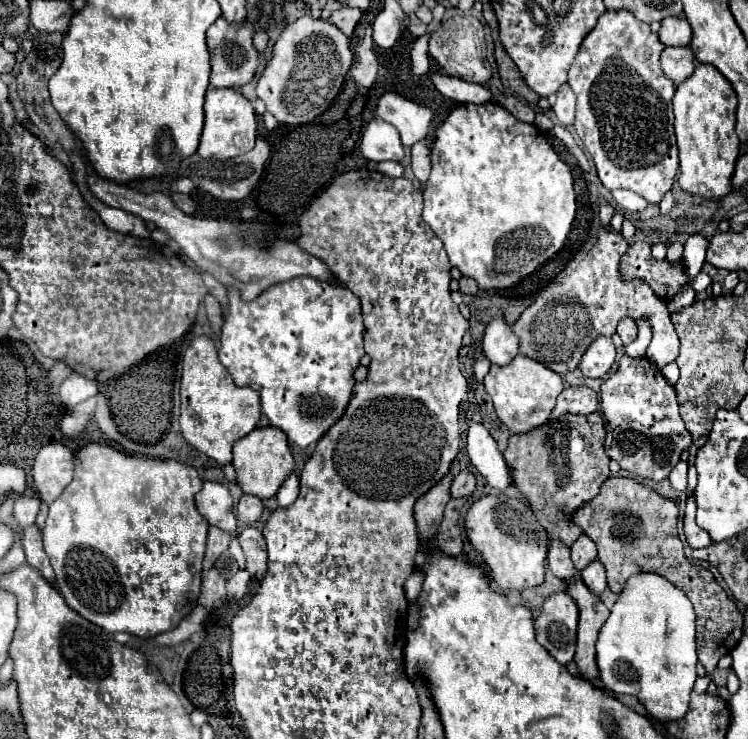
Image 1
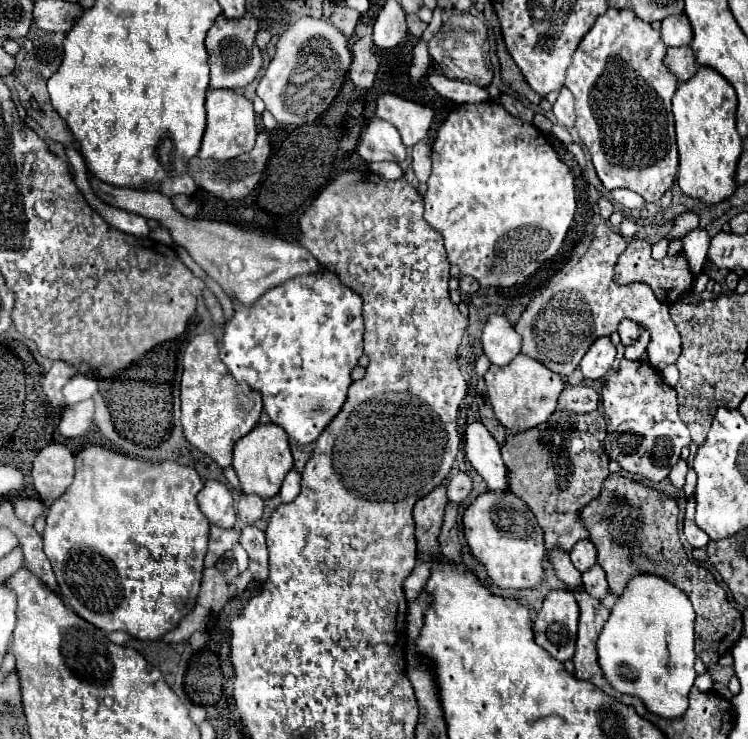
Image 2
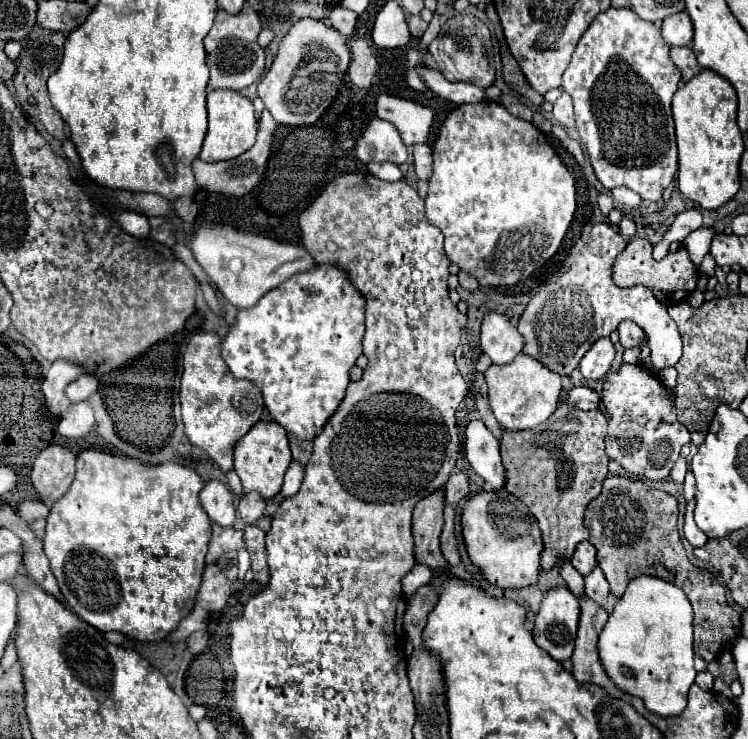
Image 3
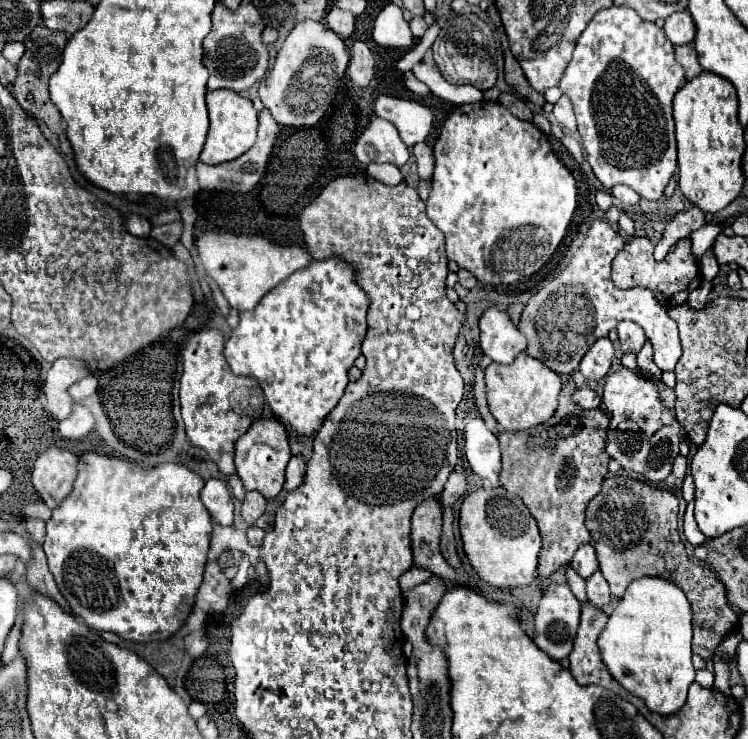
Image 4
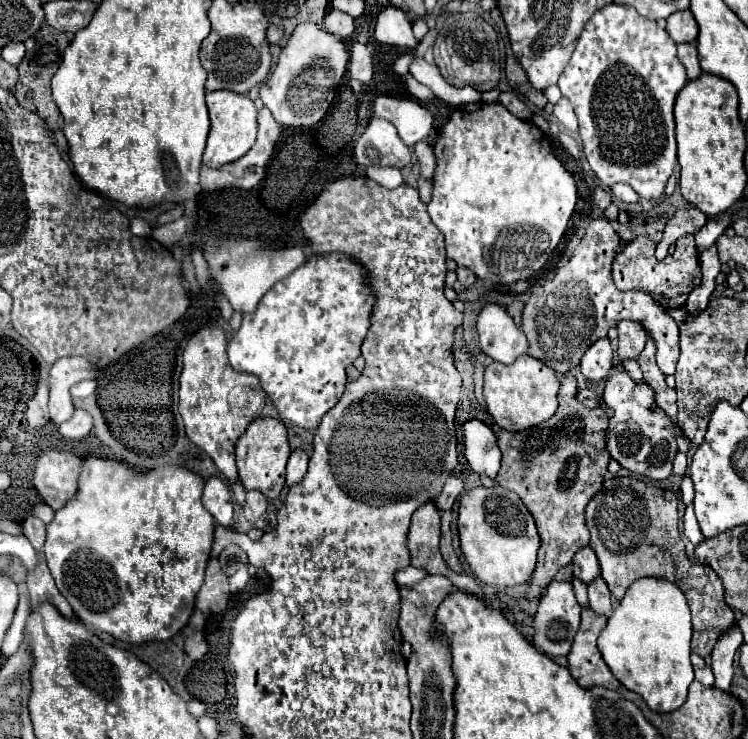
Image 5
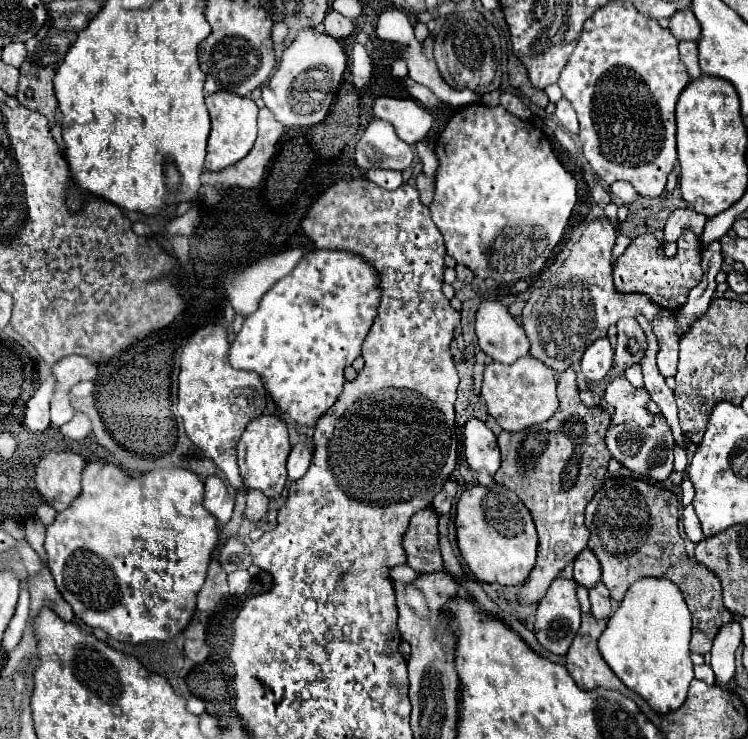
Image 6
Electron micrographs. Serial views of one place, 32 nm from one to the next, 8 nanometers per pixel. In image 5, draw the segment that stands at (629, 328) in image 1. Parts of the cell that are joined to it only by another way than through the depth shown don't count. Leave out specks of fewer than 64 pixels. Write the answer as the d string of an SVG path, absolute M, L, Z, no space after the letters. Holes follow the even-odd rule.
M620 320L618 328L618 358L638 358L646 344L646 332L640 324L632 320Z

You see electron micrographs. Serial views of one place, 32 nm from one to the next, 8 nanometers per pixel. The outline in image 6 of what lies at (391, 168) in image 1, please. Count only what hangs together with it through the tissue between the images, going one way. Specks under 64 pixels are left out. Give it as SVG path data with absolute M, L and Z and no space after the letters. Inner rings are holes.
M370 168L366 172L366 178L372 180L374 184L386 188L386 190L396 190L404 182L400 172L396 172L396 170L382 170L382 168Z

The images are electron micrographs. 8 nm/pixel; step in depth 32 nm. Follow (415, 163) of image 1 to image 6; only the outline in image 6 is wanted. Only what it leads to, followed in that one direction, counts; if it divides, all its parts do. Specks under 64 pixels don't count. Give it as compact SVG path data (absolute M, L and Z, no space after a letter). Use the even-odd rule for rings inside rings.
M418 142L416 144L416 154L420 156L420 162L422 162L422 174L424 176L434 176L436 168L438 168L438 158L436 158L434 150L426 142Z

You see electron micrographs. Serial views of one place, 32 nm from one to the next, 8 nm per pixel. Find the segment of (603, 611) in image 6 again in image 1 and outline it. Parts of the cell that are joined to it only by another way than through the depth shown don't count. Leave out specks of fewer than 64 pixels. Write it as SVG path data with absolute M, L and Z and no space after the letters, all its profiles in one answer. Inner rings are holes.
M598 558L592 560L592 564L588 564L588 568L584 568L582 580L584 580L584 584L586 584L592 592L596 592L596 594L602 594L602 592L604 592L604 588L606 588L606 570L604 570L604 566L600 564Z

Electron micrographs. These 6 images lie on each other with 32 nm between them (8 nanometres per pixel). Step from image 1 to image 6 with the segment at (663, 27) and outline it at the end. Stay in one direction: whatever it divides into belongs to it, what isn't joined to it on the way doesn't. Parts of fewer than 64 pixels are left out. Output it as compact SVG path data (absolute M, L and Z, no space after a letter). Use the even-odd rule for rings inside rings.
M690 8L672 14L668 30L680 42L682 40L698 40L700 38L700 24L698 24L698 20L696 20L696 16L692 14Z

